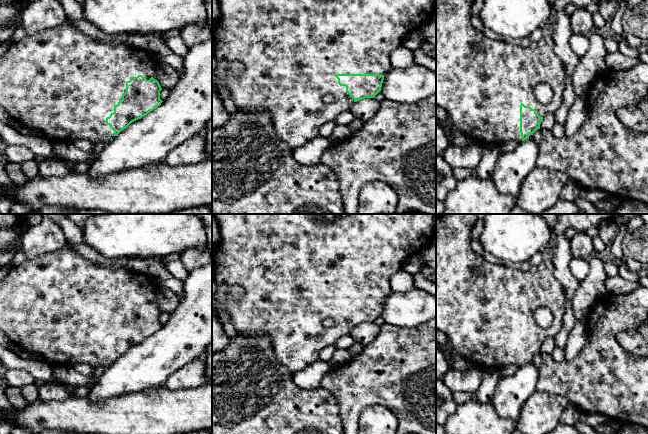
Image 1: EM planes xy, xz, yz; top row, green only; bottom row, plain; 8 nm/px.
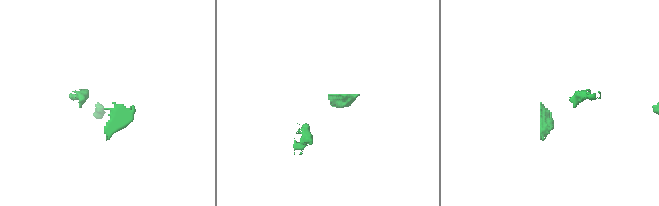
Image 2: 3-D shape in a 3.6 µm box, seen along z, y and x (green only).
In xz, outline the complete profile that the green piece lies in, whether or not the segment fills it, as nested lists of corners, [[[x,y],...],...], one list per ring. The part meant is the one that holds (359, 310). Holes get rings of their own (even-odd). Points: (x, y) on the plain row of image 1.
[[[213,214],[219,224],[220,241],[214,245],[212,265],[214,274],[212,279],[216,283],[215,299],[223,303],[231,323],[235,329],[249,336],[266,335],[272,343],[278,361],[292,374],[305,369],[308,365],[317,362],[322,349],[334,345],[342,336],[349,335],[350,330],[365,322],[375,322],[381,315],[384,300],[393,292],[390,287],[390,278],[401,269],[404,261],[419,256],[420,253],[436,242],[434,214],[349,214],[346,217],[335,217],[330,222],[320,222],[317,214]],[[239,285],[245,294],[239,301],[232,300],[228,290]],[[325,319],[334,319],[336,324],[329,328],[324,325]]]

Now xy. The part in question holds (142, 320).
[[[67,244],[37,259],[26,260],[12,269],[10,273],[0,281],[0,331],[8,336],[13,345],[31,350],[53,366],[63,365],[73,367],[77,363],[85,363],[91,365],[94,369],[98,367],[107,369],[132,346],[141,343],[163,326],[160,323],[160,315],[162,312],[156,303],[156,294],[157,286],[147,274],[135,273],[125,269],[108,269],[107,267],[85,259],[72,249],[71,244]]]

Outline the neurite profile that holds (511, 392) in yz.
[[[532,362],[518,367],[518,370],[498,381],[491,403],[501,418],[517,423],[520,411],[528,398],[537,391],[539,368]]]

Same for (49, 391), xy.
[[[48,382],[38,388],[39,399],[44,401],[63,401],[71,397],[72,394],[62,383]]]

